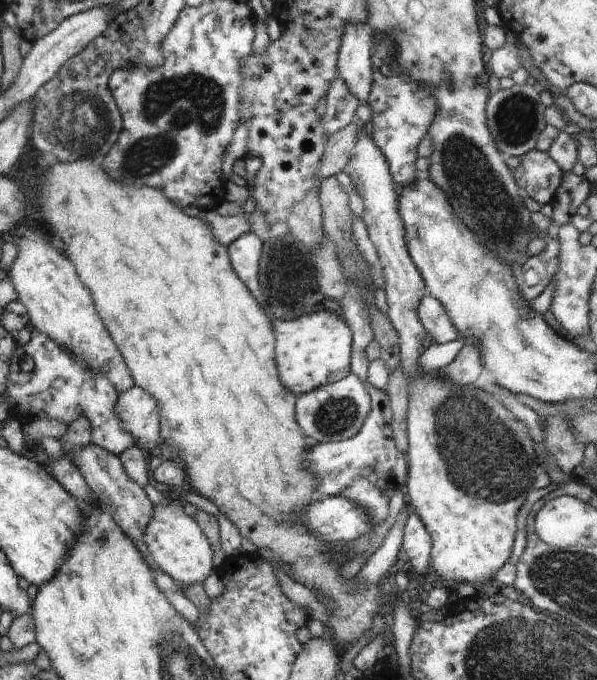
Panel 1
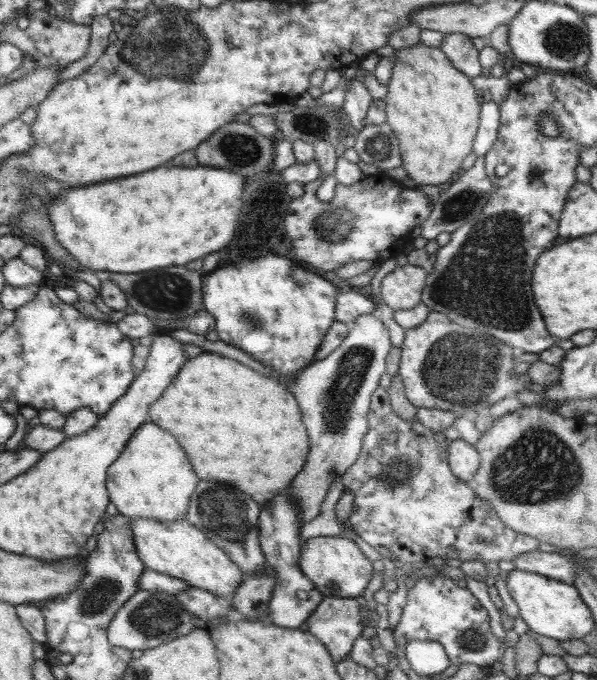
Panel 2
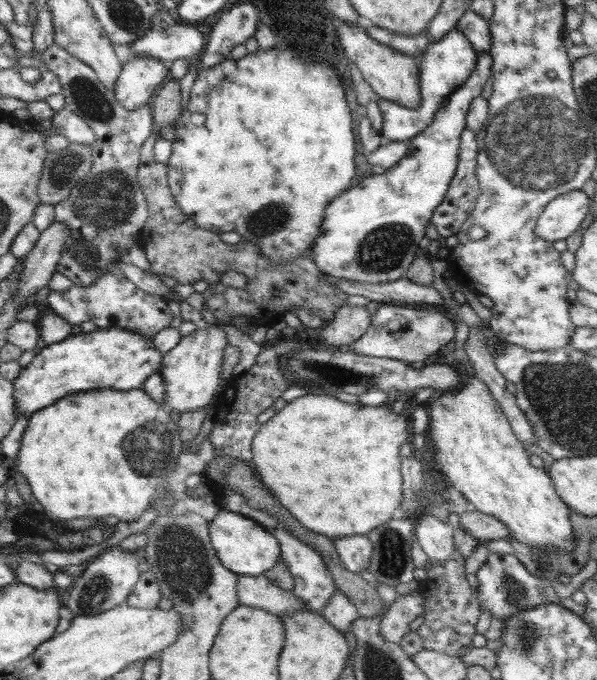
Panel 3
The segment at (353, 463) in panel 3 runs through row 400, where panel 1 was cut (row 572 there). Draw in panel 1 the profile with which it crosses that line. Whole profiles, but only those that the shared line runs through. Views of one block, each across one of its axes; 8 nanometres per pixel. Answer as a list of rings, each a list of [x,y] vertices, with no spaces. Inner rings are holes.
[[[80,160],[80,162],[71,162],[71,163],[60,163],[58,162],[55,166],[52,166],[44,176],[41,177],[43,179],[42,189],[40,192],[40,210],[44,214],[44,218],[47,224],[50,224],[50,228],[52,228],[52,234],[54,234],[55,241],[59,244],[59,247],[64,248],[67,258],[70,259],[70,262],[75,266],[77,275],[80,277],[82,284],[88,289],[90,292],[94,306],[96,307],[96,312],[100,315],[108,334],[111,336],[111,339],[114,341],[114,344],[118,347],[120,354],[123,356],[124,362],[130,371],[131,377],[133,378],[135,386],[139,386],[142,390],[145,390],[150,396],[153,396],[153,399],[157,401],[158,414],[160,419],[160,436],[161,440],[164,441],[167,445],[170,445],[176,451],[179,451],[184,457],[181,458],[182,466],[186,472],[186,482],[190,484],[192,489],[200,496],[204,496],[204,498],[209,498],[216,506],[222,511],[222,514],[226,516],[226,518],[230,519],[230,522],[238,528],[241,536],[244,539],[248,539],[251,542],[251,550],[259,550],[261,548],[267,548],[275,553],[277,556],[280,556],[284,562],[288,563],[290,567],[291,574],[290,578],[296,582],[300,582],[300,584],[304,584],[306,588],[310,588],[317,597],[316,591],[319,591],[319,594],[325,596],[325,601],[321,602],[328,610],[330,610],[330,615],[326,624],[326,631],[330,634],[331,637],[335,639],[336,644],[339,646],[341,654],[346,651],[348,646],[354,645],[365,633],[372,628],[372,622],[374,617],[377,615],[382,615],[379,610],[383,605],[383,598],[391,599],[386,592],[385,585],[359,585],[359,580],[355,577],[350,579],[344,579],[342,577],[342,567],[346,562],[340,562],[340,560],[336,559],[338,554],[338,548],[335,547],[335,544],[324,542],[321,538],[315,537],[311,535],[310,531],[307,531],[307,528],[299,523],[299,516],[295,515],[295,513],[302,513],[303,509],[307,507],[315,498],[319,497],[319,480],[316,477],[313,477],[305,467],[304,462],[307,462],[307,452],[309,451],[309,446],[306,446],[306,435],[298,428],[298,424],[296,424],[296,418],[294,418],[294,406],[296,406],[296,396],[292,394],[292,392],[288,392],[282,384],[280,384],[280,378],[278,378],[278,370],[276,370],[276,362],[274,362],[274,330],[272,330],[272,324],[270,324],[270,320],[266,318],[266,314],[262,312],[262,308],[254,302],[254,296],[252,296],[251,292],[246,290],[246,286],[241,280],[238,280],[238,276],[234,272],[232,268],[228,253],[227,247],[221,245],[212,235],[209,229],[209,226],[206,226],[204,221],[201,221],[197,217],[190,217],[189,215],[184,214],[180,208],[176,208],[170,200],[166,200],[166,196],[160,192],[160,190],[154,190],[154,188],[124,188],[122,184],[118,184],[118,182],[114,182],[114,180],[110,180],[108,178],[108,174],[102,170],[102,168],[98,168],[94,166],[90,160]]]

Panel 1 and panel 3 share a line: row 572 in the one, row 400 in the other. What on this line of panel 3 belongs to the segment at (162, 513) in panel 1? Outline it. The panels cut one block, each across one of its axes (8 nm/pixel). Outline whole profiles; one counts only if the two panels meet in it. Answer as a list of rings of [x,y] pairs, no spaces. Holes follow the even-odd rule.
[[[216,325],[208,328],[197,328],[192,334],[181,337],[177,345],[163,354],[159,369],[162,382],[165,383],[165,404],[172,417],[208,407],[221,385],[223,372],[224,349],[228,346],[226,333]]]

